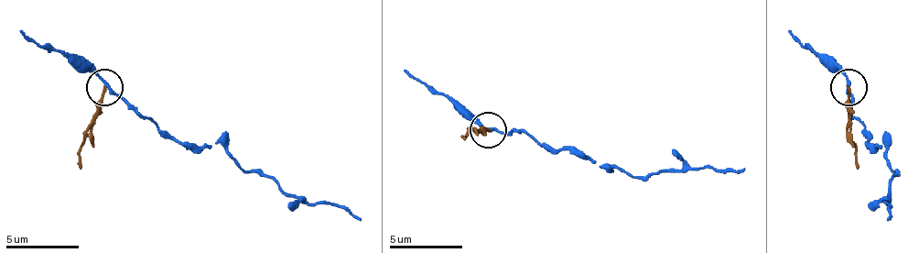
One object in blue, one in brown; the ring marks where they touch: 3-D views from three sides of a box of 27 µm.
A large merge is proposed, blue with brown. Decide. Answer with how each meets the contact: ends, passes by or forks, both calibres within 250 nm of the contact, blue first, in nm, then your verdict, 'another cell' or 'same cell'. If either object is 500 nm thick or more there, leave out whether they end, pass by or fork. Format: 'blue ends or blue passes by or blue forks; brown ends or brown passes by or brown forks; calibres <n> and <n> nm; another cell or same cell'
blue passes by; brown ends; calibres 180 and 160 nm; another cell

